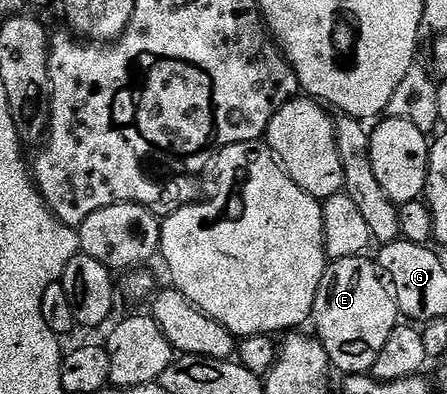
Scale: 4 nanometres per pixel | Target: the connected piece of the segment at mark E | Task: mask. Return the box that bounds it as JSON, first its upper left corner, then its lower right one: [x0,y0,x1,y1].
[314,254,398,375]

